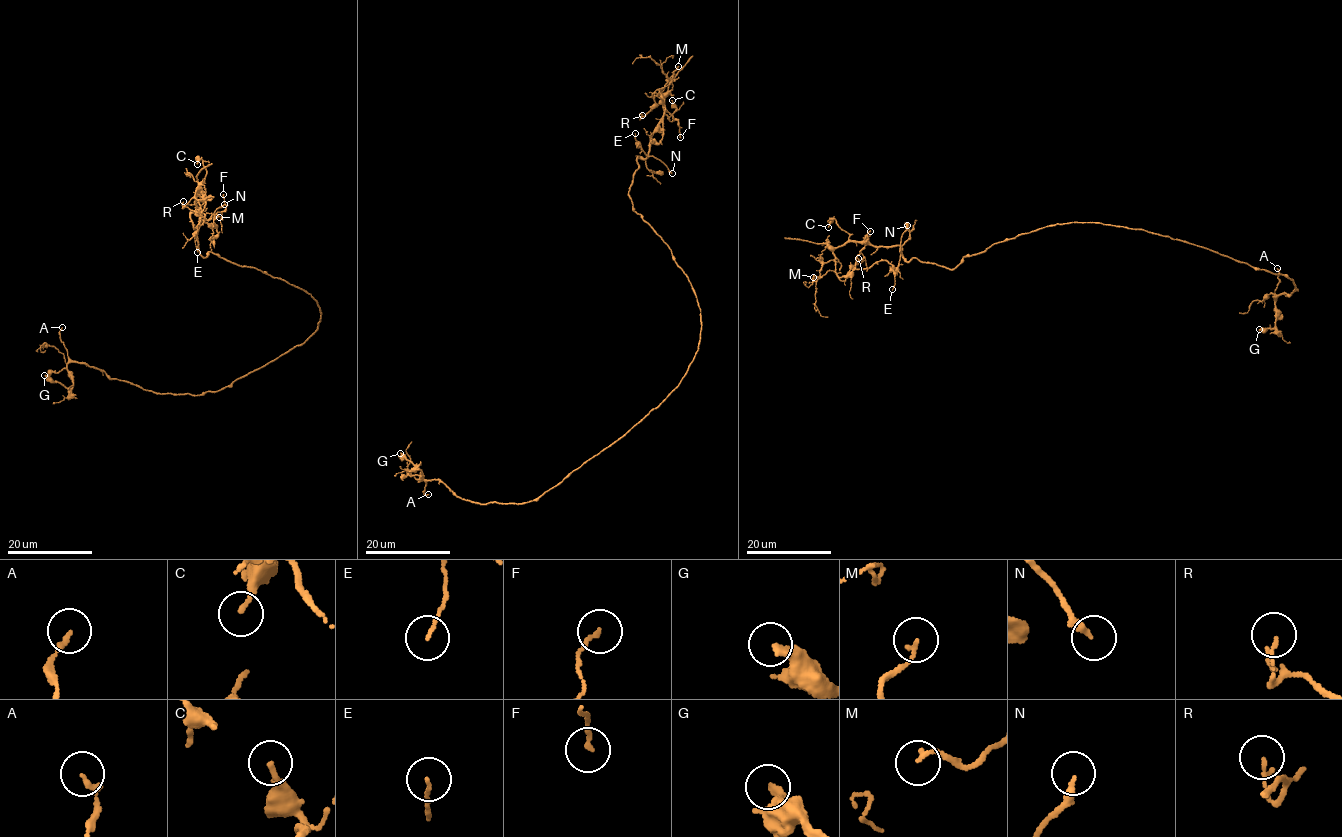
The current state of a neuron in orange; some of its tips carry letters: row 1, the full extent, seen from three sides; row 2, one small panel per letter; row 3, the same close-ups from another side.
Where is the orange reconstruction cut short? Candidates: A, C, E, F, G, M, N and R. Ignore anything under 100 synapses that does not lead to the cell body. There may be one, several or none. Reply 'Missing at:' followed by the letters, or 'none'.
Missing at: none

